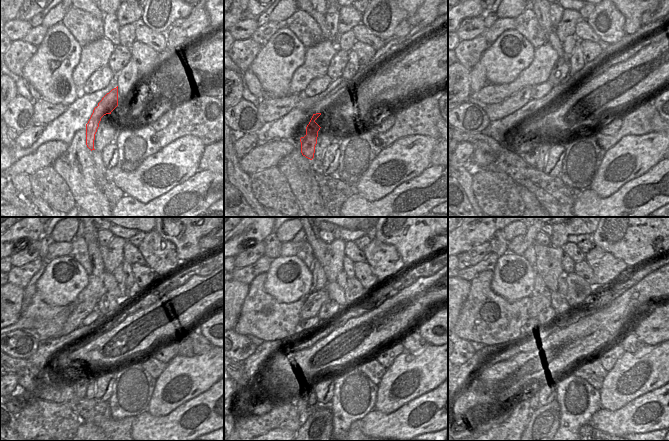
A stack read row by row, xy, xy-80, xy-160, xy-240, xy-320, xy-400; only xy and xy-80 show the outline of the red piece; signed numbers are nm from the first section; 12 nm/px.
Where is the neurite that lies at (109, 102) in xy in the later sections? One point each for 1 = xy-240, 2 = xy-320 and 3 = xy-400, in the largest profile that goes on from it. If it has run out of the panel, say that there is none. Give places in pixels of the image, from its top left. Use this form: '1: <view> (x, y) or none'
1: xy-240 (79, 382)
2: xy-320 (301, 397)
3: xy-400 (519, 418)

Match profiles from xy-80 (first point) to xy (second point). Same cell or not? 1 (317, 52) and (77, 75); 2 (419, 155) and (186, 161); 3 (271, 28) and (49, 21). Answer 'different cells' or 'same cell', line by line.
1: same cell
2: same cell
3: different cells

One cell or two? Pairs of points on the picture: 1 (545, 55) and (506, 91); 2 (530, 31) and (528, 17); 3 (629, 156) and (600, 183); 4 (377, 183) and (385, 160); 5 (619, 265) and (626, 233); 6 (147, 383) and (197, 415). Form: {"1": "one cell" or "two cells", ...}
{"1": "one cell", "2": "one cell", "3": "one cell", "4": "one cell", "5": "two cells", "6": "two cells"}

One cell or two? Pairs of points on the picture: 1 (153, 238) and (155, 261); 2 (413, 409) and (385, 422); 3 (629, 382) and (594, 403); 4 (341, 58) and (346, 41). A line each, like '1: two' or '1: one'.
1: one
2: one
3: two
4: two

